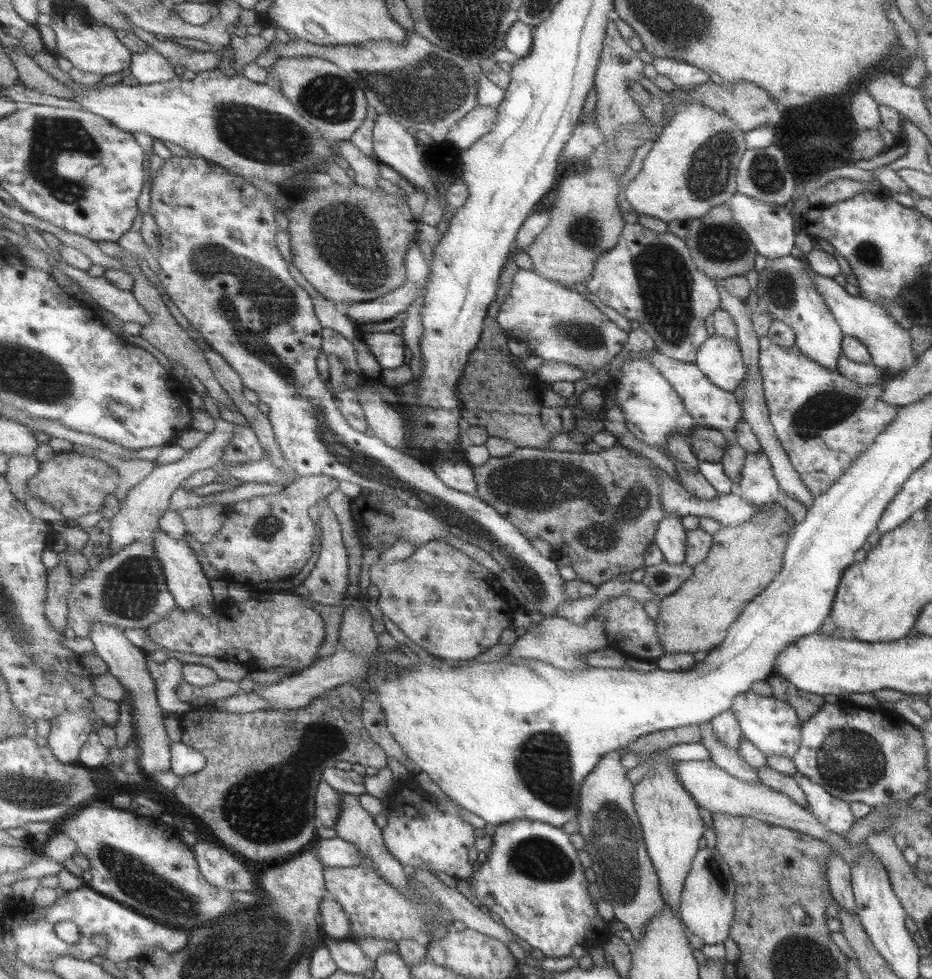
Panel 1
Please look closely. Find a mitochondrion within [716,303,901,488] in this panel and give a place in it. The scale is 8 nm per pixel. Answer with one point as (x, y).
(826, 409)

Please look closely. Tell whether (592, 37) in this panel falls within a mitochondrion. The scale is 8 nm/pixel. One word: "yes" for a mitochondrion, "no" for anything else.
no

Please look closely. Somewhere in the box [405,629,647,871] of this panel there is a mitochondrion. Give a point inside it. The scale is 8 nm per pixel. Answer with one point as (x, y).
(544, 765)

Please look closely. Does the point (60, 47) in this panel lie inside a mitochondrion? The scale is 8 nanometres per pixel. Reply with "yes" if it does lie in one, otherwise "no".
no

